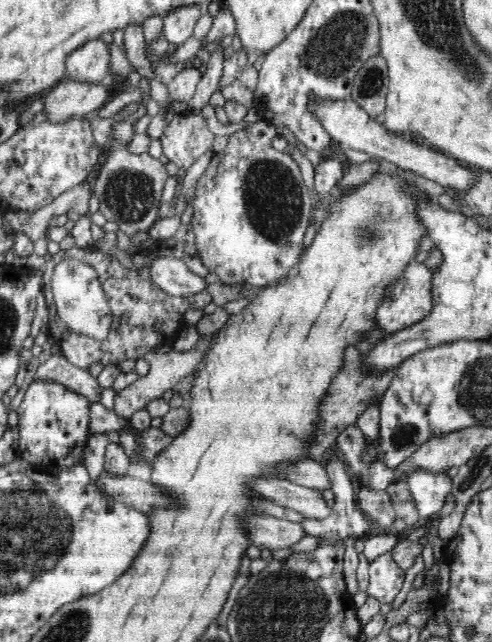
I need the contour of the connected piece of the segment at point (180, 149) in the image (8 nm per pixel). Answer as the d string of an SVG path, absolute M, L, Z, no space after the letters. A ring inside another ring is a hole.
M186 111L184 115L173 116L159 141L163 154L183 172L200 156L213 150L214 138L202 113Z

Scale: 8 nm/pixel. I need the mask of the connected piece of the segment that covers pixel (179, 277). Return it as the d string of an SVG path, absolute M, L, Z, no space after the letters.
M152 256L148 273L152 282L172 297L198 295L207 284L204 277L192 272L182 259L172 256Z

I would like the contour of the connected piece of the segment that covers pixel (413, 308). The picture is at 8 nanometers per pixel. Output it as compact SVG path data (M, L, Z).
M412 260L405 266L401 279L388 290L388 298L384 298L378 305L378 312L375 317L377 328L386 333L395 333L396 331L412 326L421 320L433 309L432 288L432 269L426 267L424 263L417 263Z

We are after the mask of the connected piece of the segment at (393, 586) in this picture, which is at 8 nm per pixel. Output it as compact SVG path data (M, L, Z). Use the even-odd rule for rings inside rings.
M391 551L380 554L374 562L369 562L368 572L368 596L378 599L380 604L392 603L402 588L405 571L397 565Z

